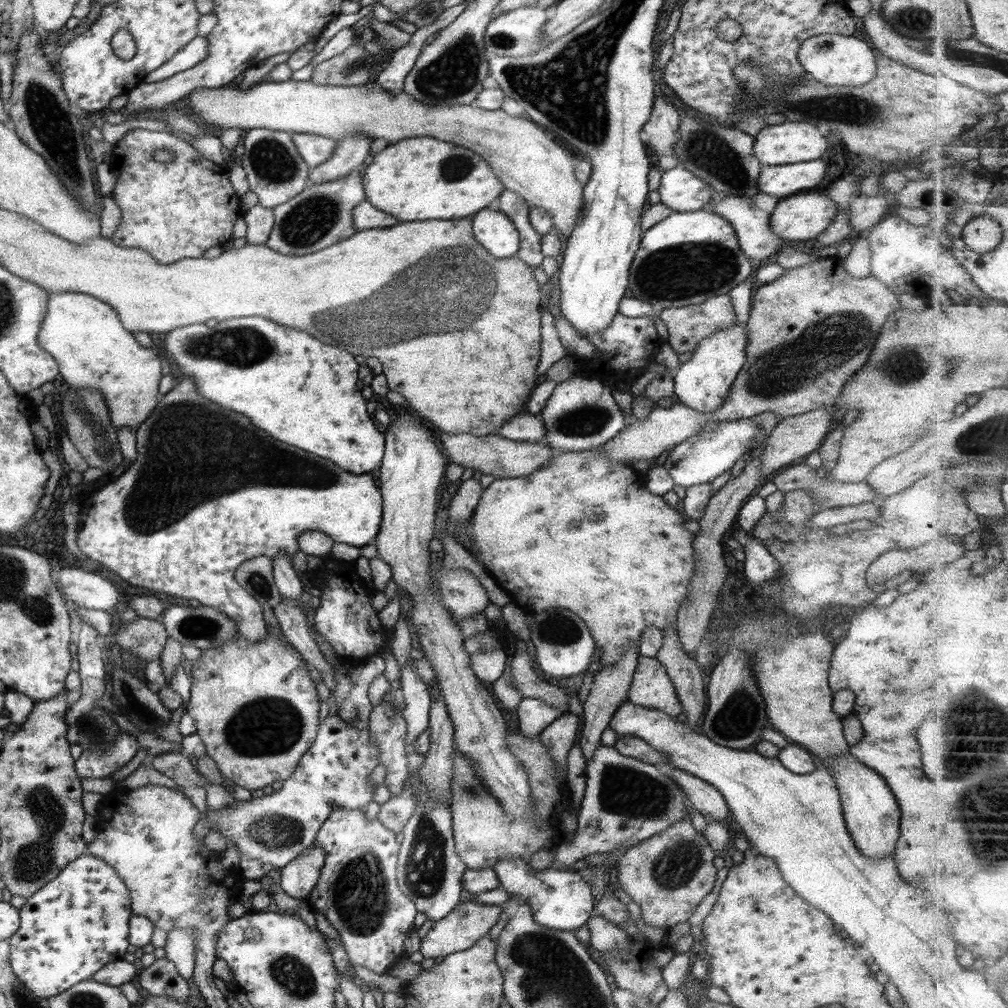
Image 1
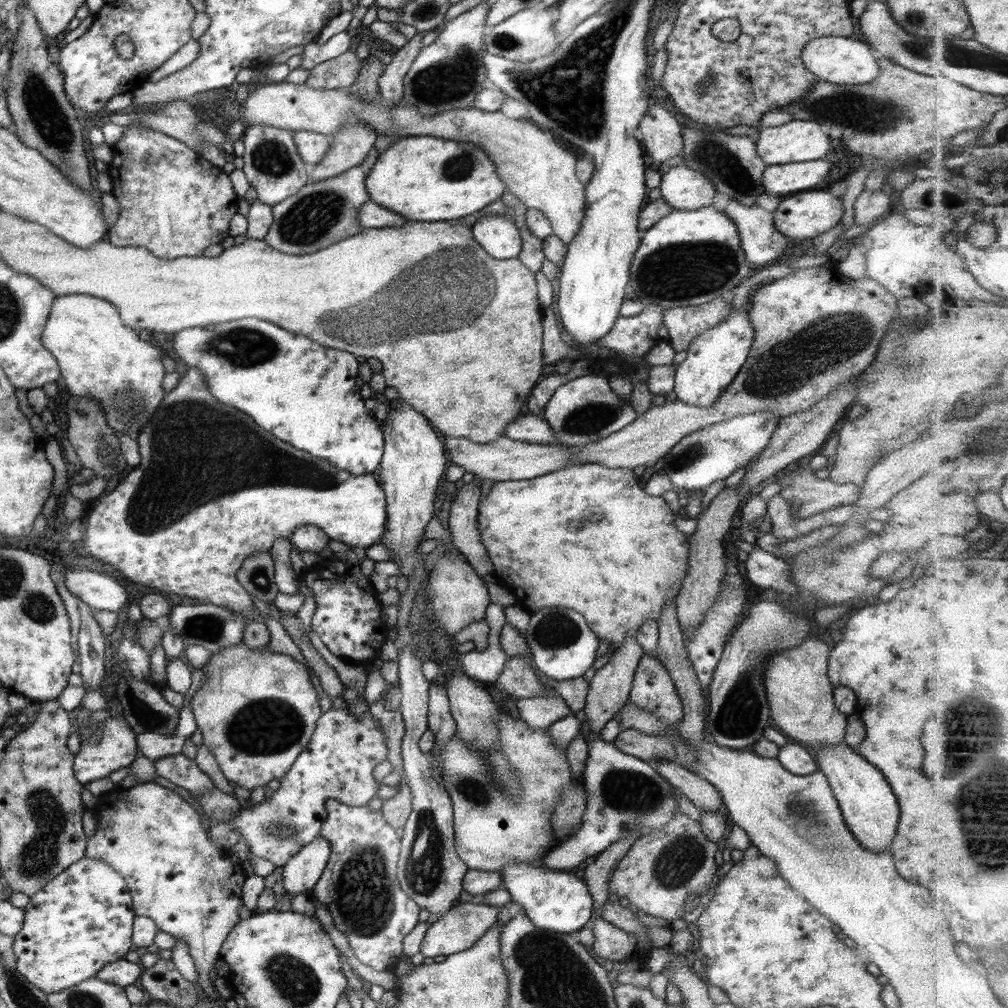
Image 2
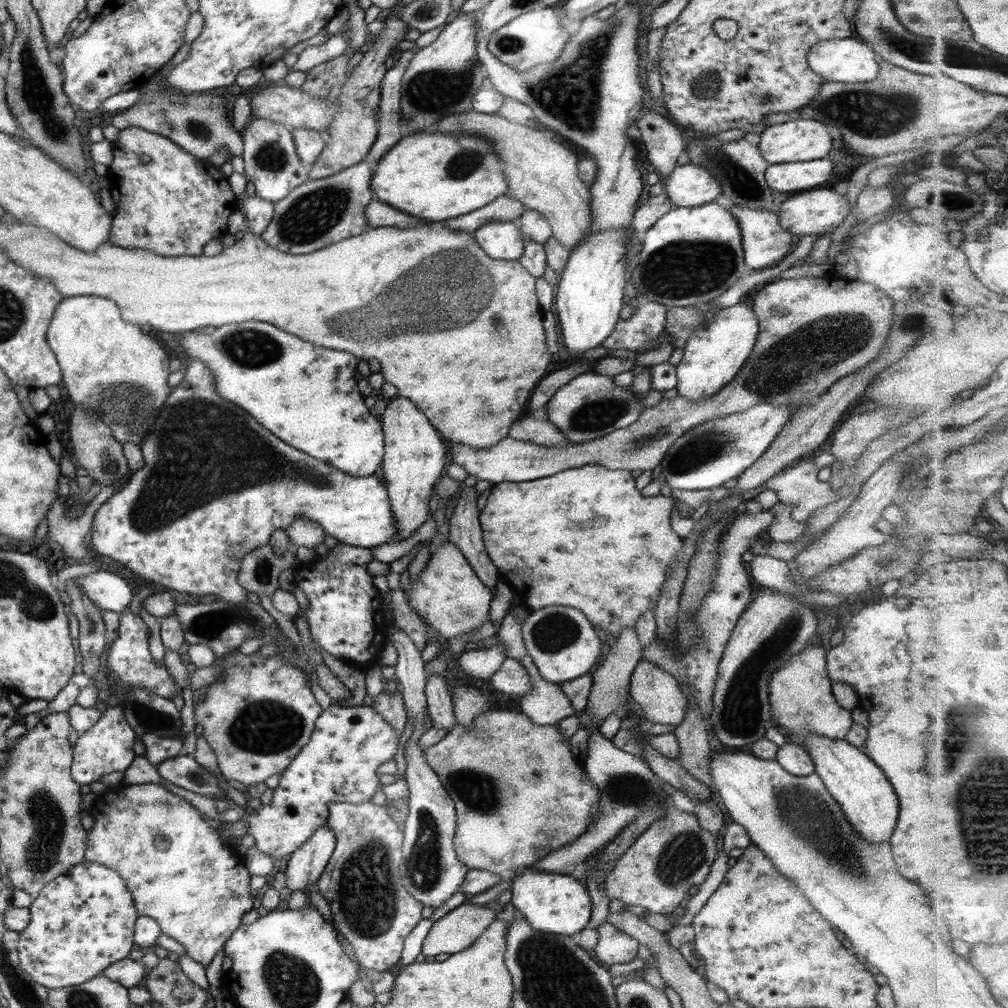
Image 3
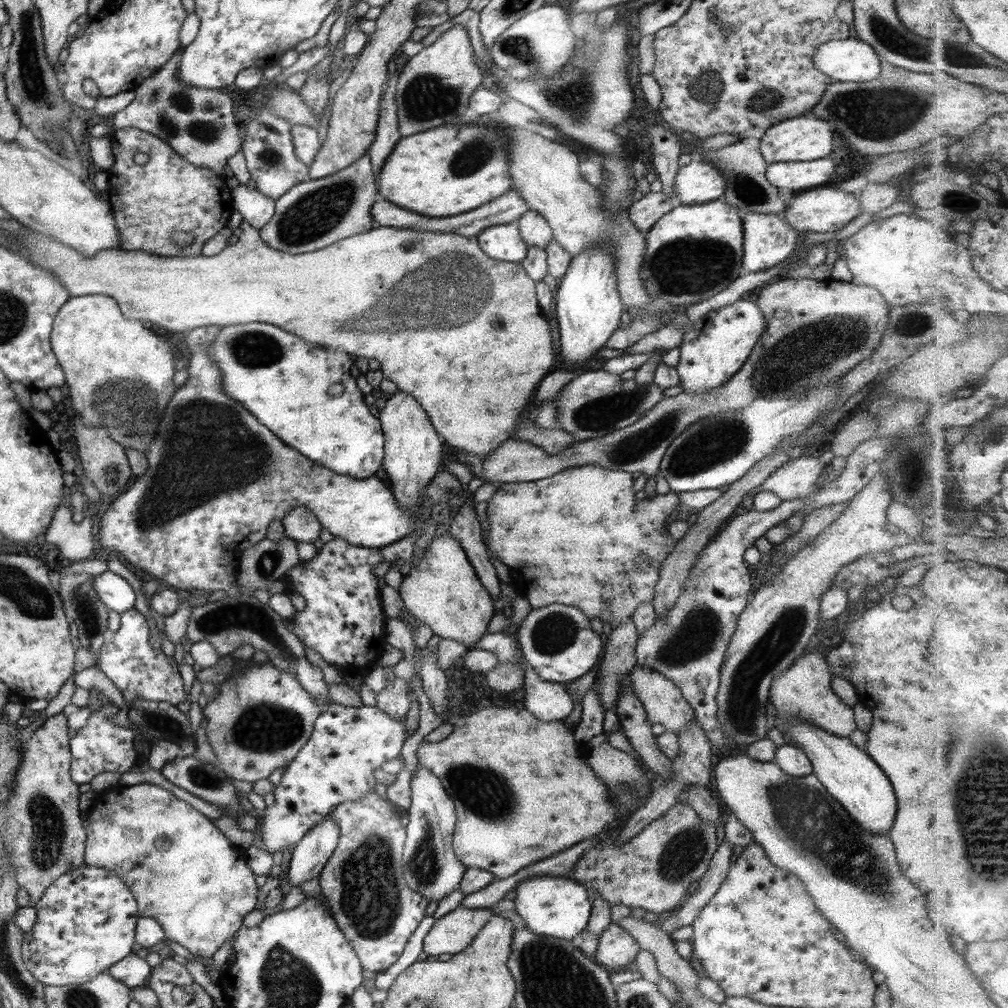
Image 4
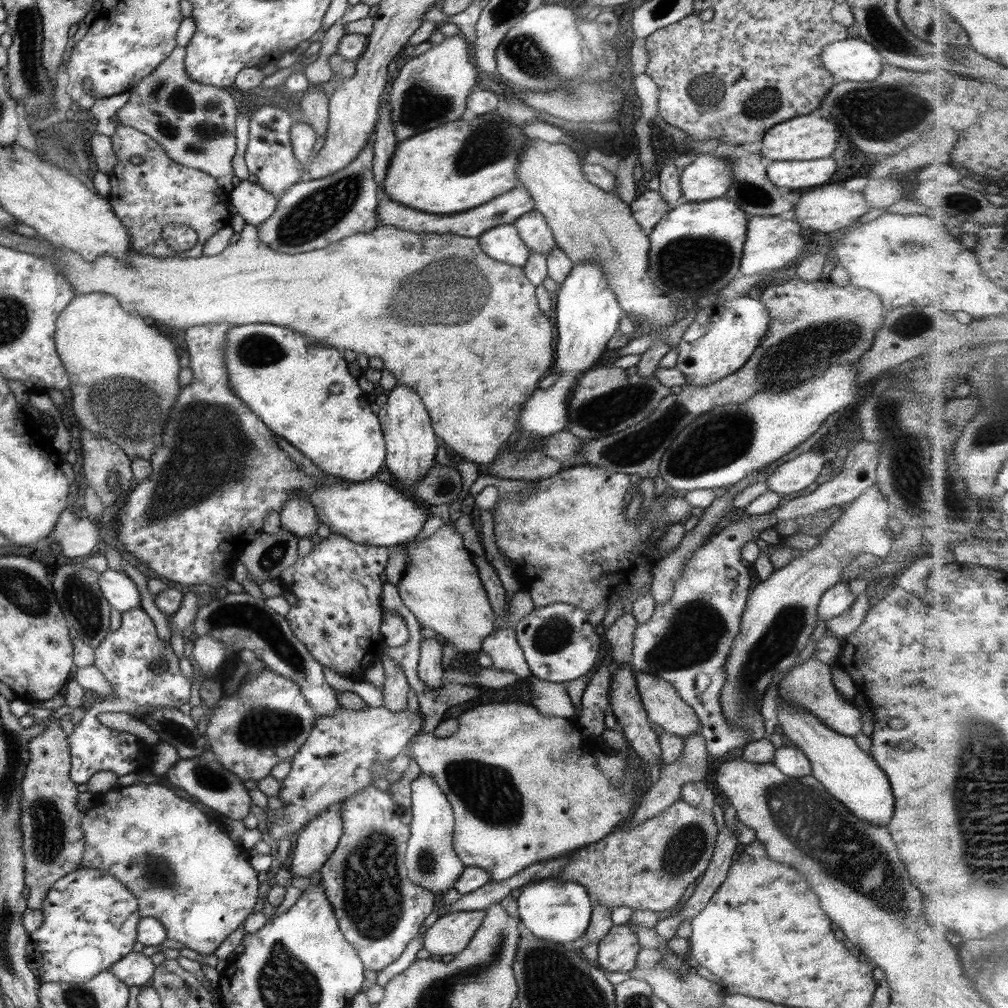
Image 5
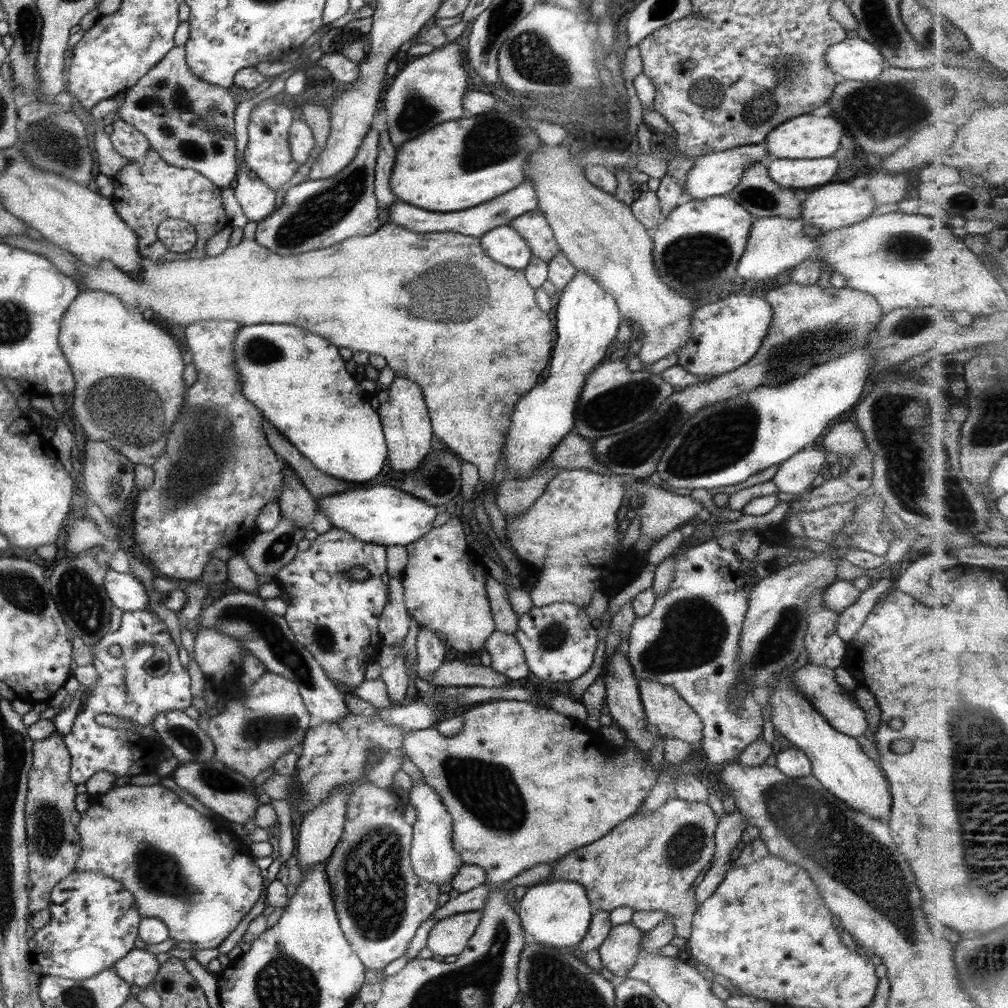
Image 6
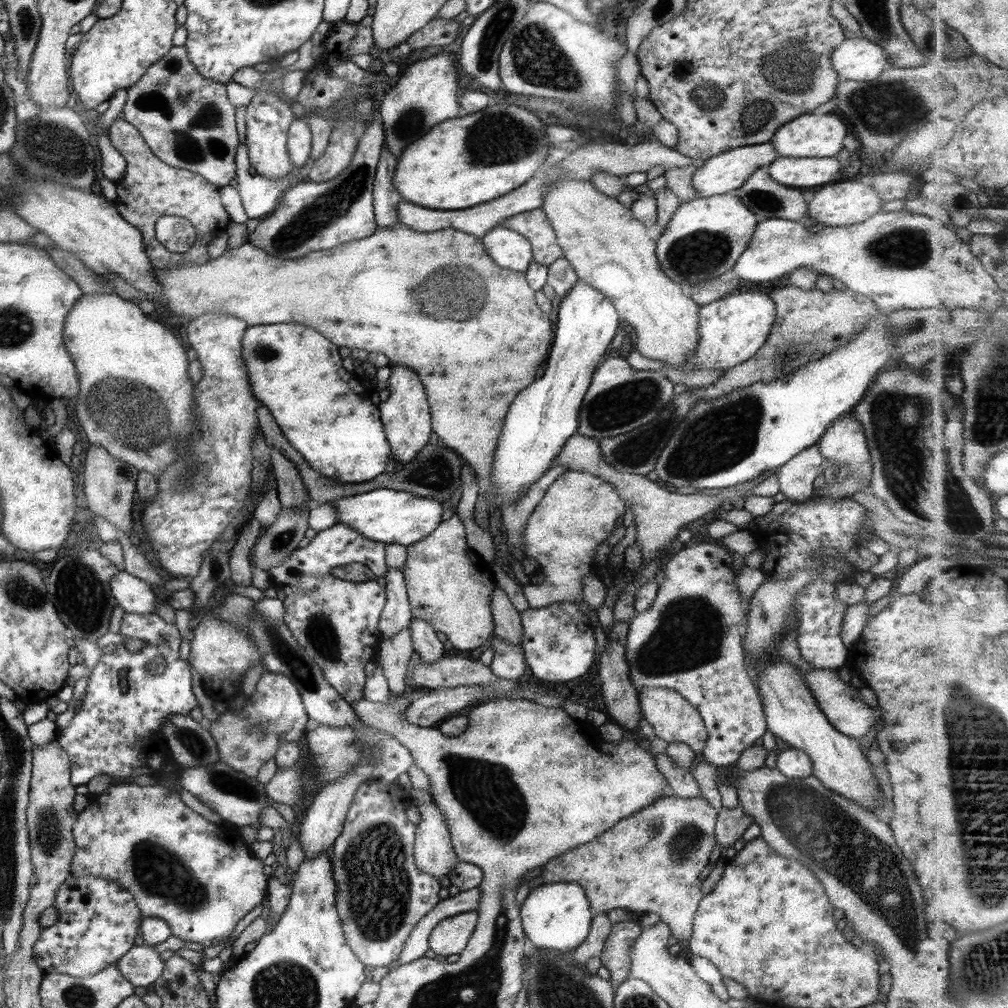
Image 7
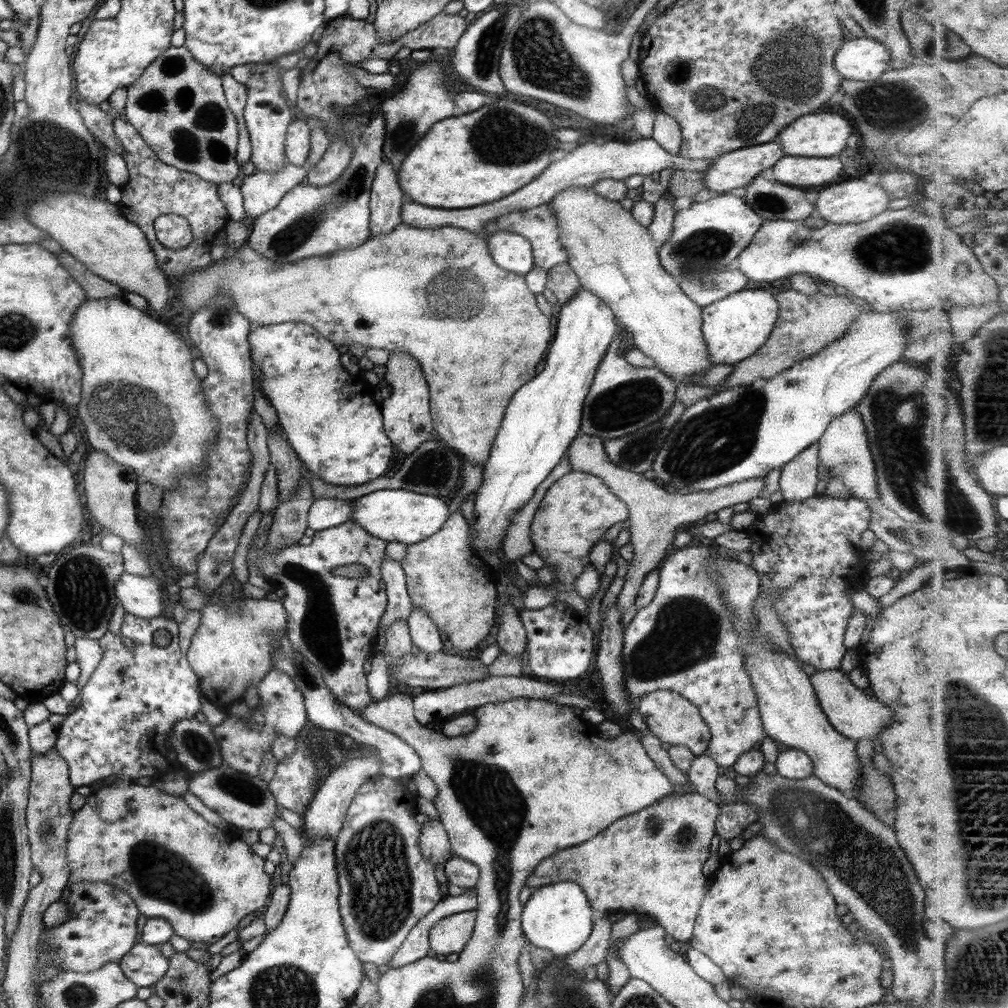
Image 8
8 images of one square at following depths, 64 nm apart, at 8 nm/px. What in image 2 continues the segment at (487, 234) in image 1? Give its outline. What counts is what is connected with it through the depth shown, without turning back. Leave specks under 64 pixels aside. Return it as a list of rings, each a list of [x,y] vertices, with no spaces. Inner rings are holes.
[[[484,215],[470,230],[477,244],[495,260],[516,258],[521,250],[519,231],[509,218]]]

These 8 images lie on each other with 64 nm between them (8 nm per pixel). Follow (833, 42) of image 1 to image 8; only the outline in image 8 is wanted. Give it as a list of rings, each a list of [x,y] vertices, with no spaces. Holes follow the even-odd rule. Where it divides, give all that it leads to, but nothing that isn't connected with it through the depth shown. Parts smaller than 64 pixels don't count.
[[[863,35],[844,42],[833,56],[835,71],[851,81],[875,81],[889,70],[888,62],[887,47]]]

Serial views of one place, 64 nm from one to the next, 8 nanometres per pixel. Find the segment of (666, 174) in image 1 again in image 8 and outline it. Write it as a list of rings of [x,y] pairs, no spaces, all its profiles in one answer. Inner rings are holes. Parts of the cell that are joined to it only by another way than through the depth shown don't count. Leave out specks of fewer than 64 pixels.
[[[777,140],[733,150],[728,154],[723,154],[723,156],[713,159],[711,166],[707,166],[707,170],[703,172],[701,177],[703,187],[707,188],[707,190],[717,192],[718,195],[724,194],[728,190],[733,190],[733,188],[739,188],[739,186],[745,188],[759,172],[768,174],[769,169],[783,155],[783,150],[781,150],[781,146],[779,146]]]

